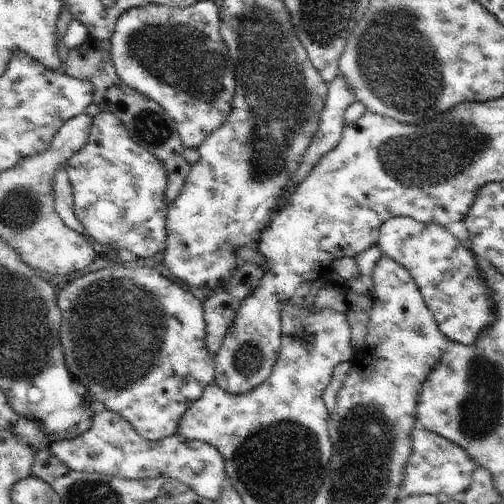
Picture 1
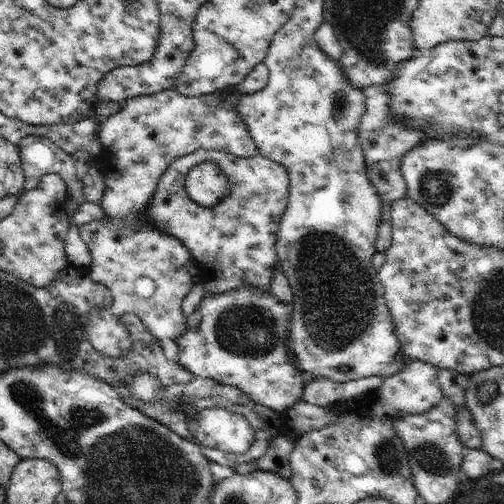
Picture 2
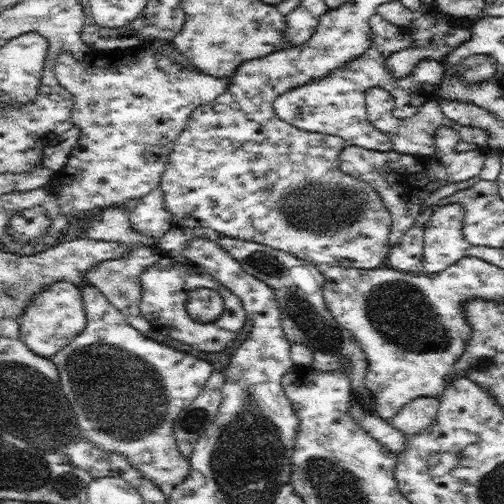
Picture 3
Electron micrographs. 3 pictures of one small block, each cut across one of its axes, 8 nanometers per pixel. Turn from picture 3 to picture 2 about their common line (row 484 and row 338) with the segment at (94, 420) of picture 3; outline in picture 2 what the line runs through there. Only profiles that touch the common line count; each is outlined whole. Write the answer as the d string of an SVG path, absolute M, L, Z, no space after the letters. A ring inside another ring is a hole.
M173 88L153 96L131 98L119 112L105 118L99 128L97 138L103 148L99 168L105 174L105 192L99 206L105 212L105 222L79 226L79 236L91 254L87 276L109 288L119 316L137 314L157 340L171 338L177 342L187 330L181 304L193 288L193 276L187 272L187 262L193 262L193 254L175 236L139 224L143 220L141 214L149 208L159 178L177 158L197 150L223 150L237 158L259 154L247 124L237 112L237 104L245 98L245 94L237 94L237 88L195 98L187 98Z

